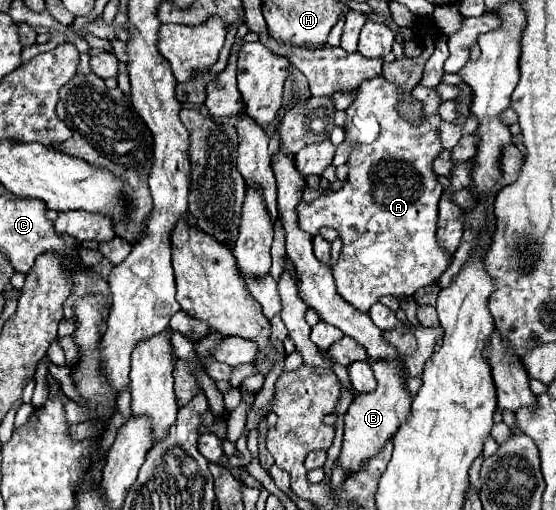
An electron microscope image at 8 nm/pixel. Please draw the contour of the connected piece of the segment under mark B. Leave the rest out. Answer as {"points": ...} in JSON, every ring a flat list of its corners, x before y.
{"points":[[401,326,399,330,385,332,385,336,389,338,391,344,395,344,399,348,399,360,395,364,383,362,383,360,377,360,377,362,369,360,369,364,375,372,377,390,371,394,357,394,345,414,343,448,341,448,341,456,337,460,337,466,345,474,359,472,367,460,371,460,375,454,379,454,379,450,387,444,387,440,391,440,395,436,399,426,405,424,405,420,409,416,411,394,407,390,407,370,403,366,403,358,415,350,415,338,411,336,409,326]]}

